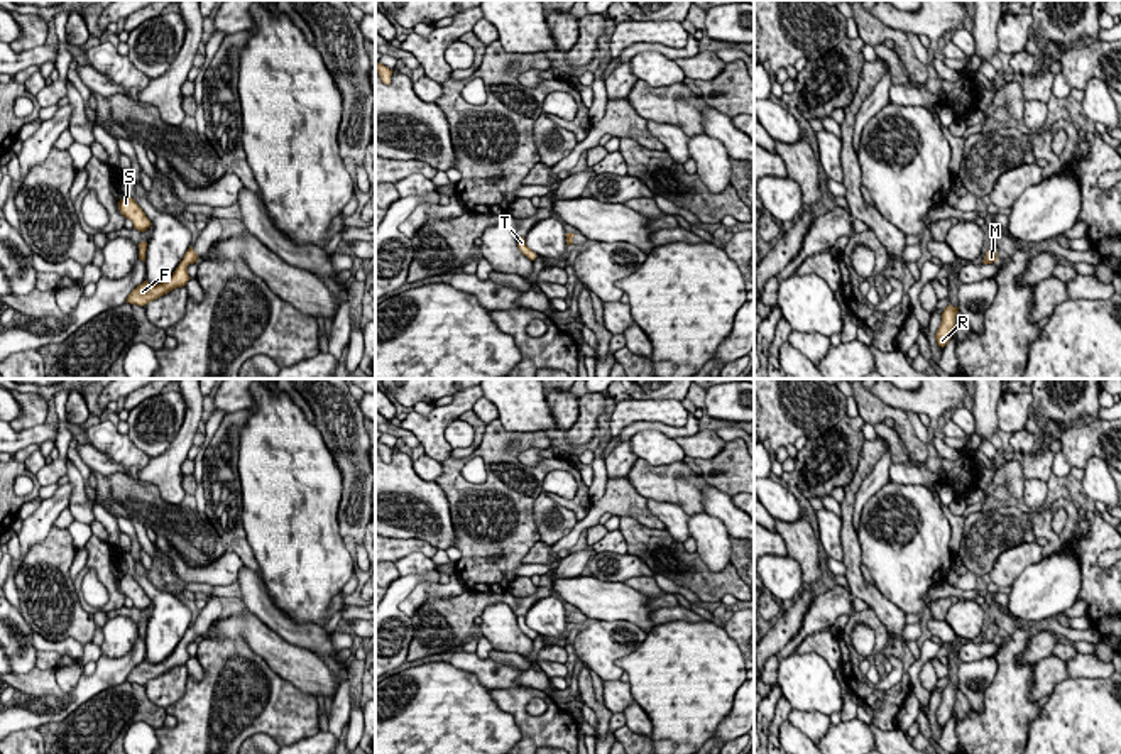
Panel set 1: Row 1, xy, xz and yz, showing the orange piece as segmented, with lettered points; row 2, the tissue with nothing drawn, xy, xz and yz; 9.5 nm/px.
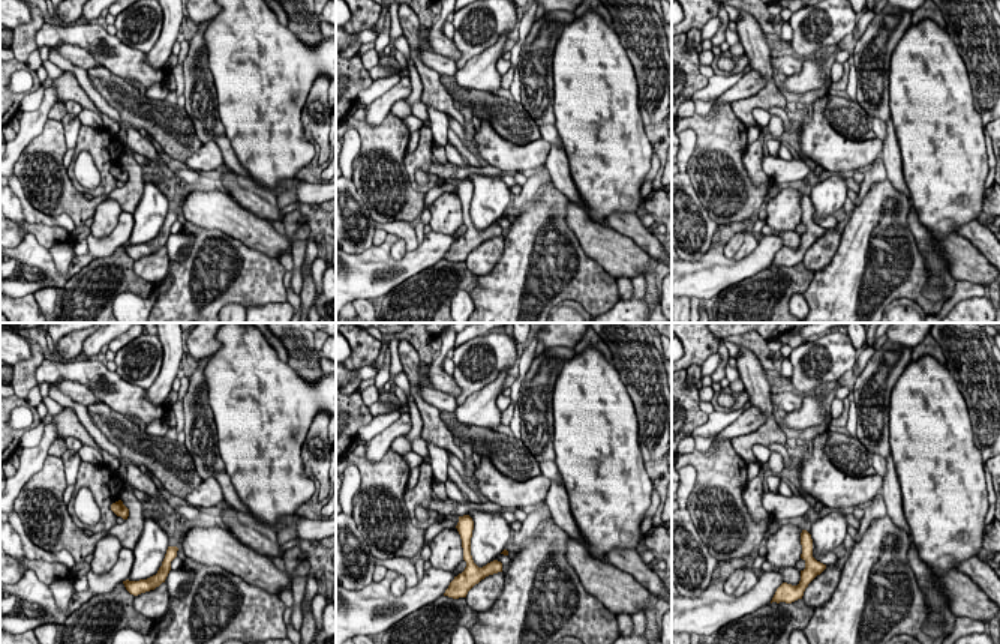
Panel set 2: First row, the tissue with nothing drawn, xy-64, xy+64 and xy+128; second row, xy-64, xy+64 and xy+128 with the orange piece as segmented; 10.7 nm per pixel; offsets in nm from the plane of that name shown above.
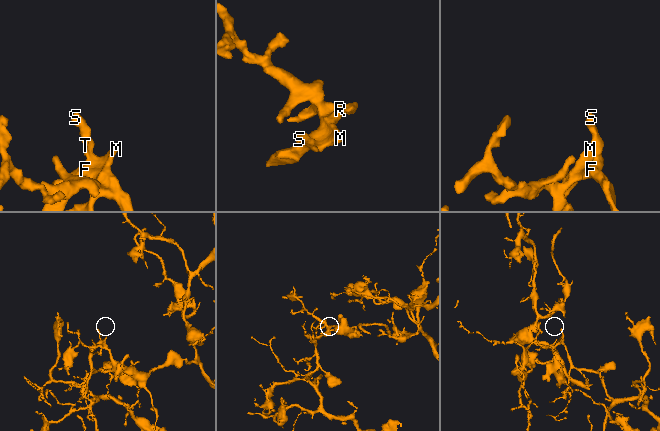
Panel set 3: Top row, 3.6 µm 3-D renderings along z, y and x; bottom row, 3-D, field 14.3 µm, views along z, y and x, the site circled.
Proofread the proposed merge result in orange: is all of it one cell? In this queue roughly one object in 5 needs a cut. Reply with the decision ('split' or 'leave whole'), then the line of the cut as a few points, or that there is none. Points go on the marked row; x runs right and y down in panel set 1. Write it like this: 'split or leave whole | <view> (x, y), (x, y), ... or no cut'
leave whole | no cut

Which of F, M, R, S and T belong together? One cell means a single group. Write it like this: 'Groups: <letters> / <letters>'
Groups: F M R S T

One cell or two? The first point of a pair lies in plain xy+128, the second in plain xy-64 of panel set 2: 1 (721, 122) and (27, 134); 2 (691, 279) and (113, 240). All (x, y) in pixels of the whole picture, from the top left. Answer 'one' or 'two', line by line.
1: two
2: one

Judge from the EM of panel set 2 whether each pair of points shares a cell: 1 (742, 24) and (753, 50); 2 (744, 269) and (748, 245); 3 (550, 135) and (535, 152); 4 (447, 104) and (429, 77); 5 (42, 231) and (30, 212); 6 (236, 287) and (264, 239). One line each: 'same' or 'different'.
1: same
2: different
3: different
4: same
5: different
6: different

